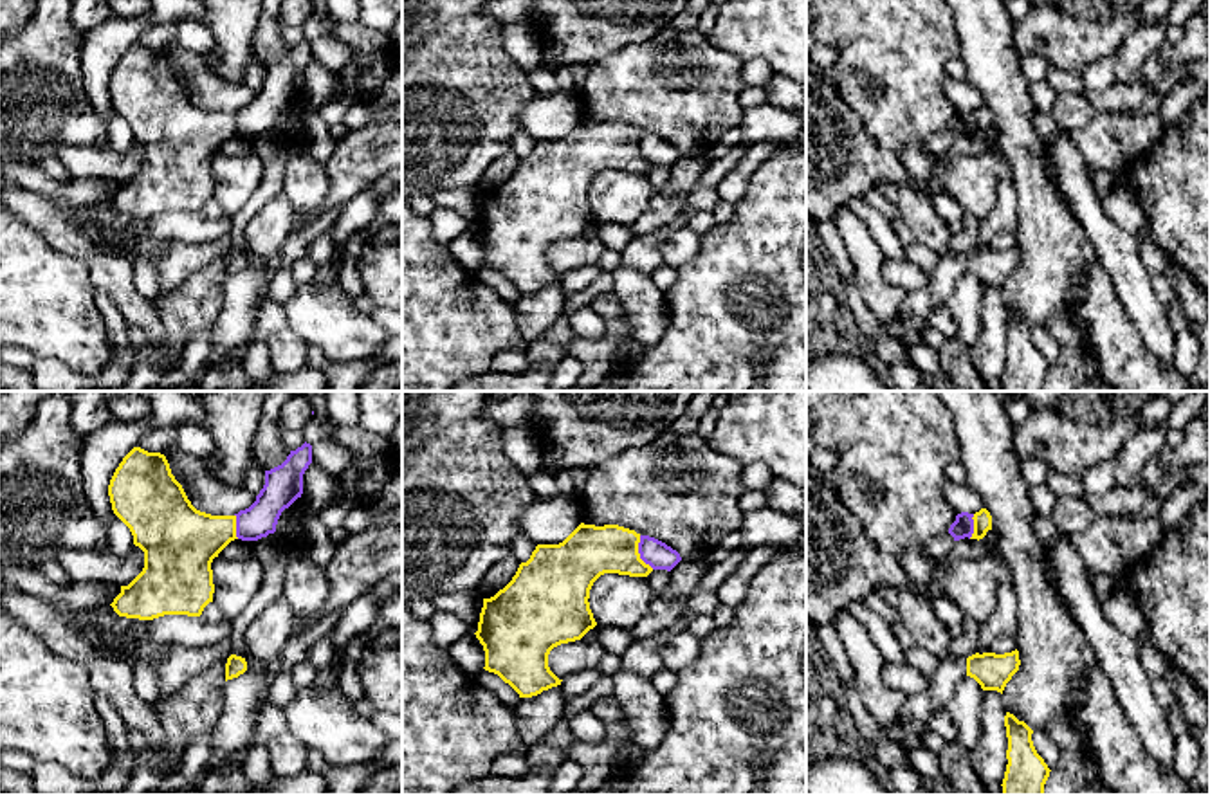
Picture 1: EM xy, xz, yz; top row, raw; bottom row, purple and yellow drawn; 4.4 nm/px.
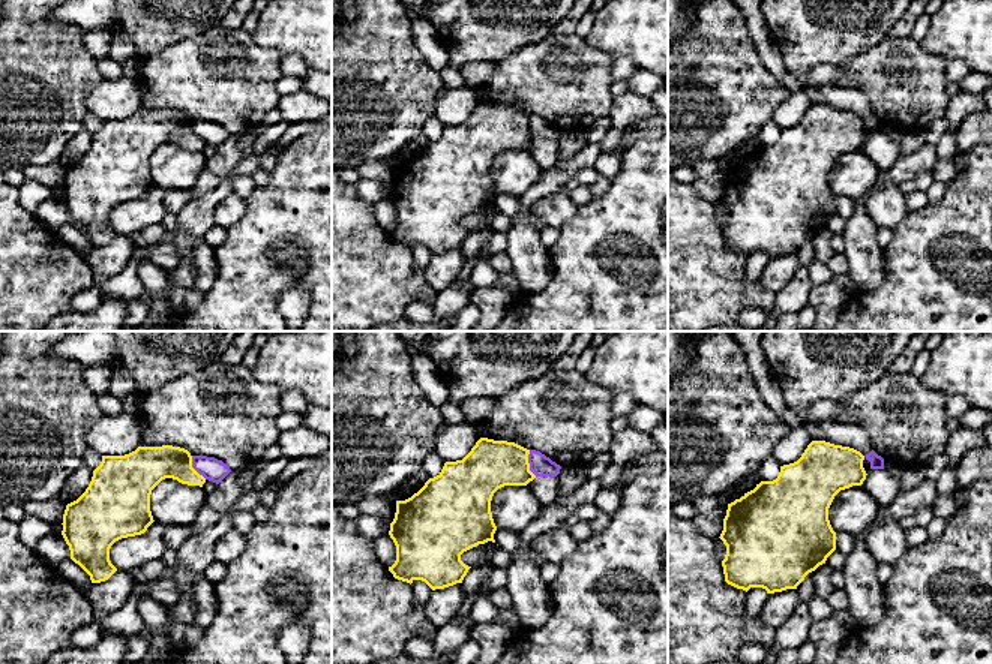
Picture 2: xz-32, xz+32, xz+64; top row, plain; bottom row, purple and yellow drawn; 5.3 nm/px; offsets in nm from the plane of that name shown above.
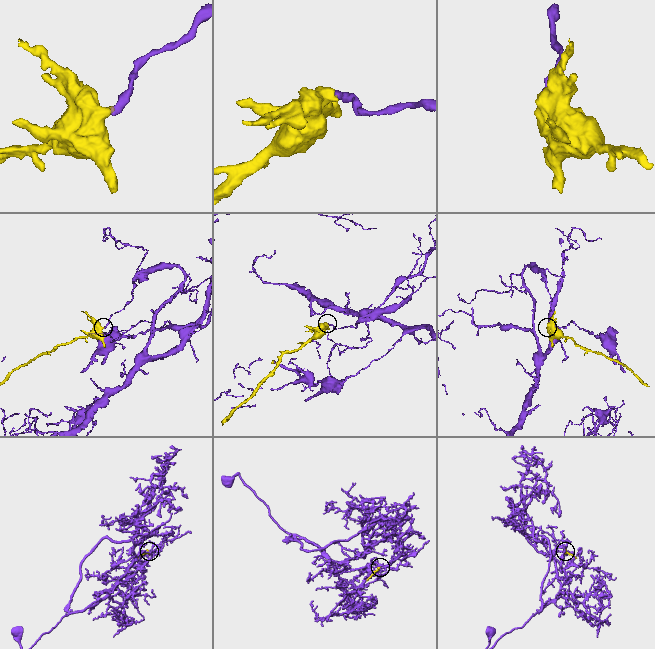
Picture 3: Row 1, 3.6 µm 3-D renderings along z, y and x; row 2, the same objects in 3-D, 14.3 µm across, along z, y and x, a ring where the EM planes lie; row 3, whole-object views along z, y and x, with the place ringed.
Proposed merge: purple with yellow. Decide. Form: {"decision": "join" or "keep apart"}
{"decision": "keep apart"}

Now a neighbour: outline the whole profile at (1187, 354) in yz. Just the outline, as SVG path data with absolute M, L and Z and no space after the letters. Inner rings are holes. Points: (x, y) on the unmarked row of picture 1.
M1174 299L1167 306L1169 321L1176 332L1176 352L1174 352L1174 368L1176 371L1190 379L1199 364L1201 346L1196 328L1188 323L1183 306Z

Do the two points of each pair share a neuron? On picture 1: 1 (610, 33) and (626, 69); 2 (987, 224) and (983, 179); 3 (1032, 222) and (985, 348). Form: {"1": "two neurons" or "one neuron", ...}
{"1": "two neurons", "2": "two neurons", "3": "two neurons"}

